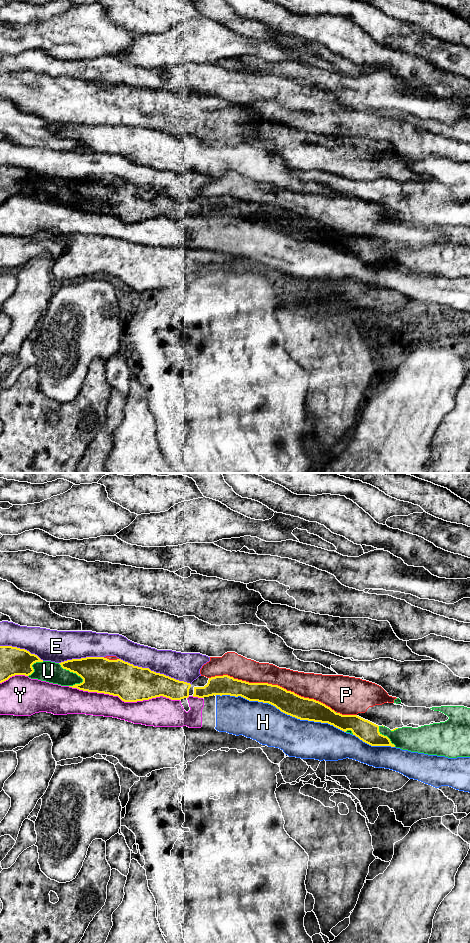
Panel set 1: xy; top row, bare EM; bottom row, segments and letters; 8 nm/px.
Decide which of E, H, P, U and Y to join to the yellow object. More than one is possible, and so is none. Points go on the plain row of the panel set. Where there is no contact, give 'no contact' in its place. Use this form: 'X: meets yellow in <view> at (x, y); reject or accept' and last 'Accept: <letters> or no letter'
E: meets yellow in xy at (155, 192); reject
H: meets yellow in xy at (307, 239); reject
P: meets yellow in xy at (271, 204); reject
U: meets yellow in xy at (71, 191); reject
Y: meets yellow in xy at (124, 221); reject
Accept: no letter

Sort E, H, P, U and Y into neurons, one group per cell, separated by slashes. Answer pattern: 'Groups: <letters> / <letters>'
Groups: E / H Y / P / U

